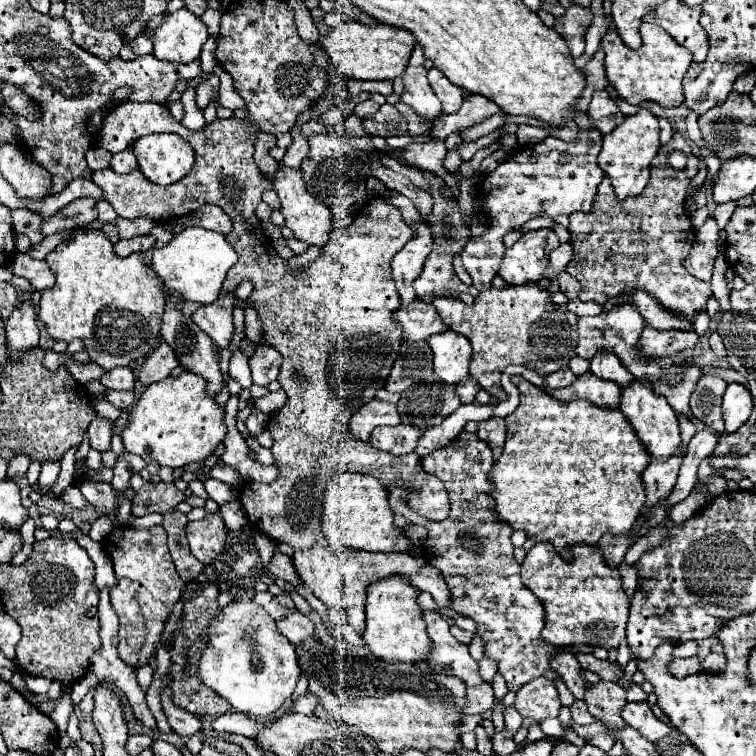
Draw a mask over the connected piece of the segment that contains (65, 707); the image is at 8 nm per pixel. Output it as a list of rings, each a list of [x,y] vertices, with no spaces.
[[[65,695],[65,697],[61,699],[61,703],[59,703],[57,707],[55,707],[53,715],[51,715],[53,723],[57,725],[57,729],[59,729],[61,733],[65,733],[65,729],[67,729],[67,719],[69,719],[71,711],[73,711],[73,705],[71,705],[71,699],[69,699],[69,695]]]

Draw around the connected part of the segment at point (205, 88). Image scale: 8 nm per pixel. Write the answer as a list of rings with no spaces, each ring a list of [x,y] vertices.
[[[209,75],[207,79],[203,79],[201,83],[197,83],[195,87],[195,103],[199,109],[205,109],[209,105],[209,101],[217,95],[219,91],[219,77],[217,75]]]

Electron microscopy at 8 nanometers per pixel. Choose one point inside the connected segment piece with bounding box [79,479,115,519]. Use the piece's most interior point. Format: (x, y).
(98, 493)

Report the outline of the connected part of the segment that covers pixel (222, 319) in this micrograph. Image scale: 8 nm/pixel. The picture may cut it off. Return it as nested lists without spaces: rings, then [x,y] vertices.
[[[223,295],[215,303],[201,305],[191,319],[219,345],[227,347],[233,337],[233,297]]]

